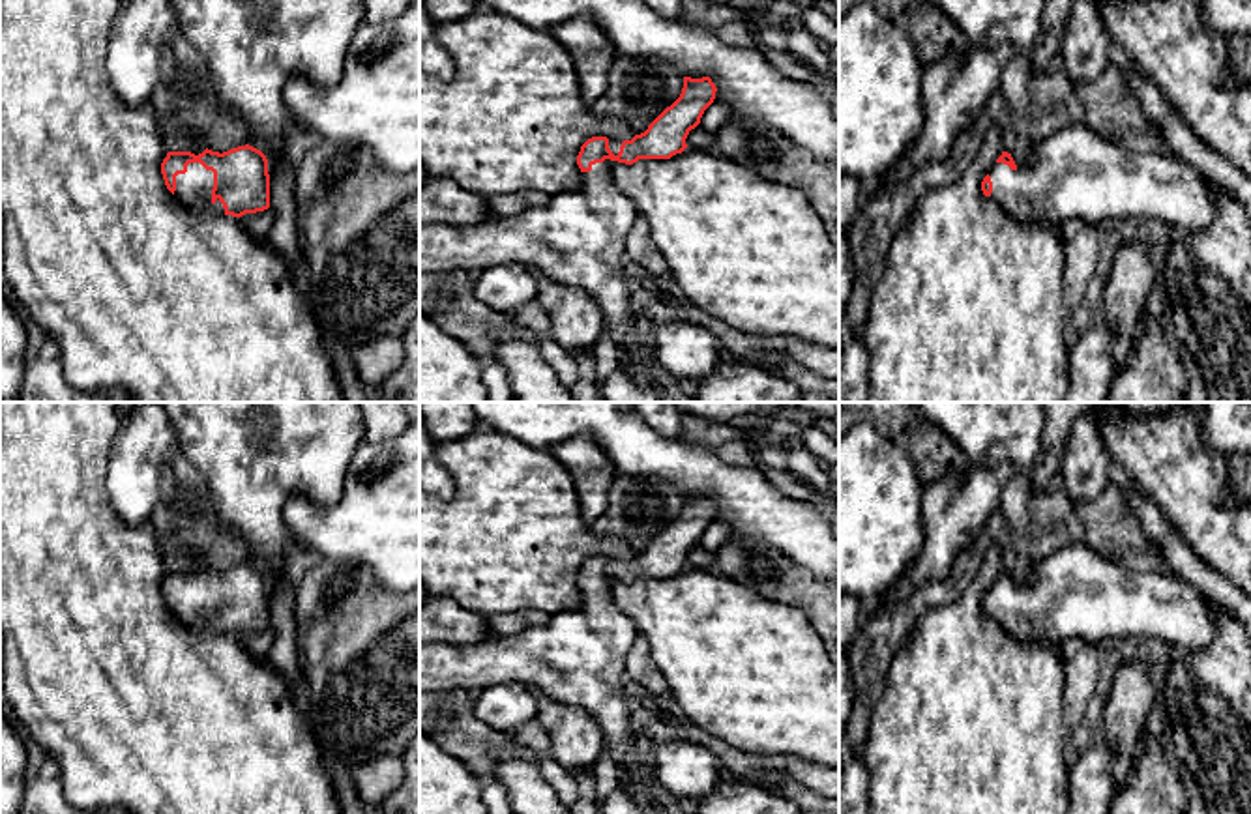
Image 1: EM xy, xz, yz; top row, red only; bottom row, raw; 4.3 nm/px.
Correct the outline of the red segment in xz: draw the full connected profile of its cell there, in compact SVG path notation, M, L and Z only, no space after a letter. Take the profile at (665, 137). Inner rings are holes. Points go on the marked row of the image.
M684 77L680 97L644 133L631 140L588 138L577 155L584 178L579 191L556 193L545 206L483 223L419 225L419 275L468 273L498 264L536 266L547 279L592 296L618 344L620 365L642 376L642 363L627 354L626 344L626 245L639 210L614 185L611 163L633 165L682 153L715 92L710 77Z

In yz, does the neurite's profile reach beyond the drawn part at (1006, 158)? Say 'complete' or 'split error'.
split error

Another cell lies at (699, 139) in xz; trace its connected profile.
M700 124L685 138L687 148L702 152L708 152L715 142L715 133L708 133Z

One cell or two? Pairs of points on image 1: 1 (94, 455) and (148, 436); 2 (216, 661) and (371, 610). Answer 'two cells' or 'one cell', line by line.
1: two cells
2: two cells

